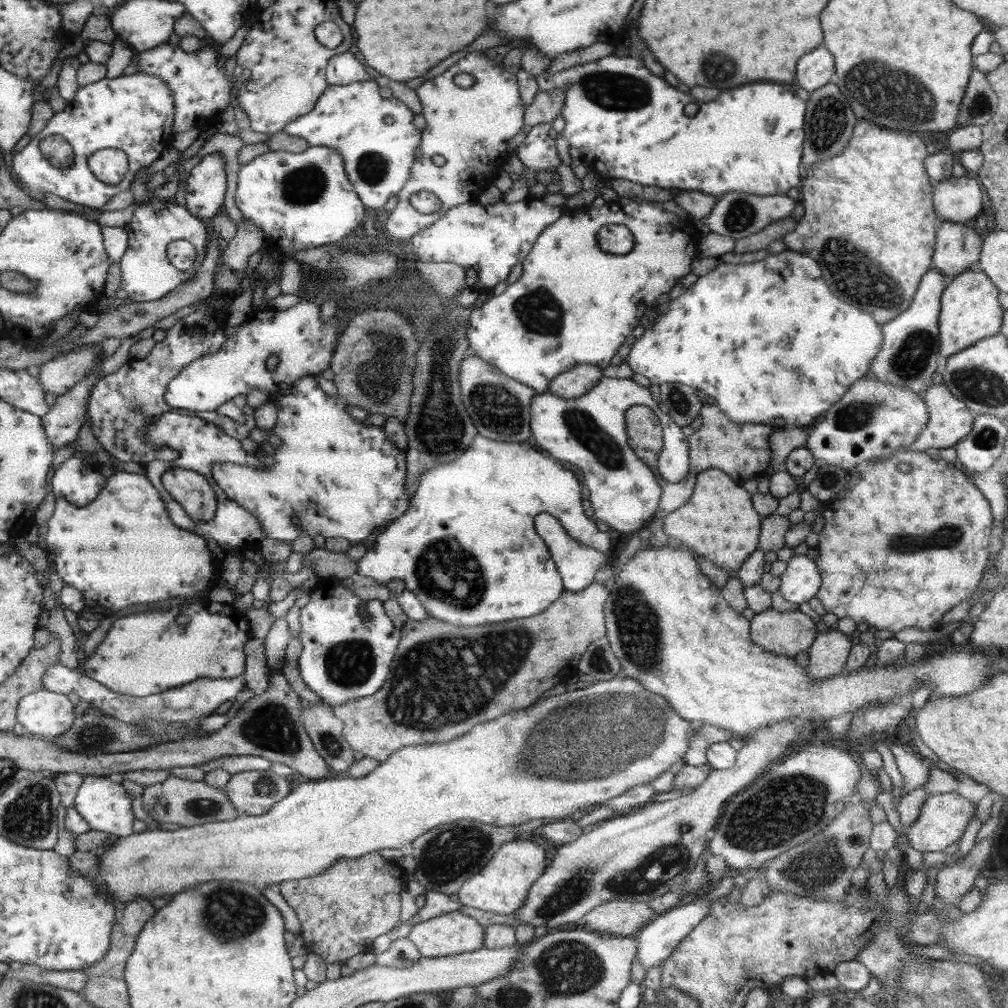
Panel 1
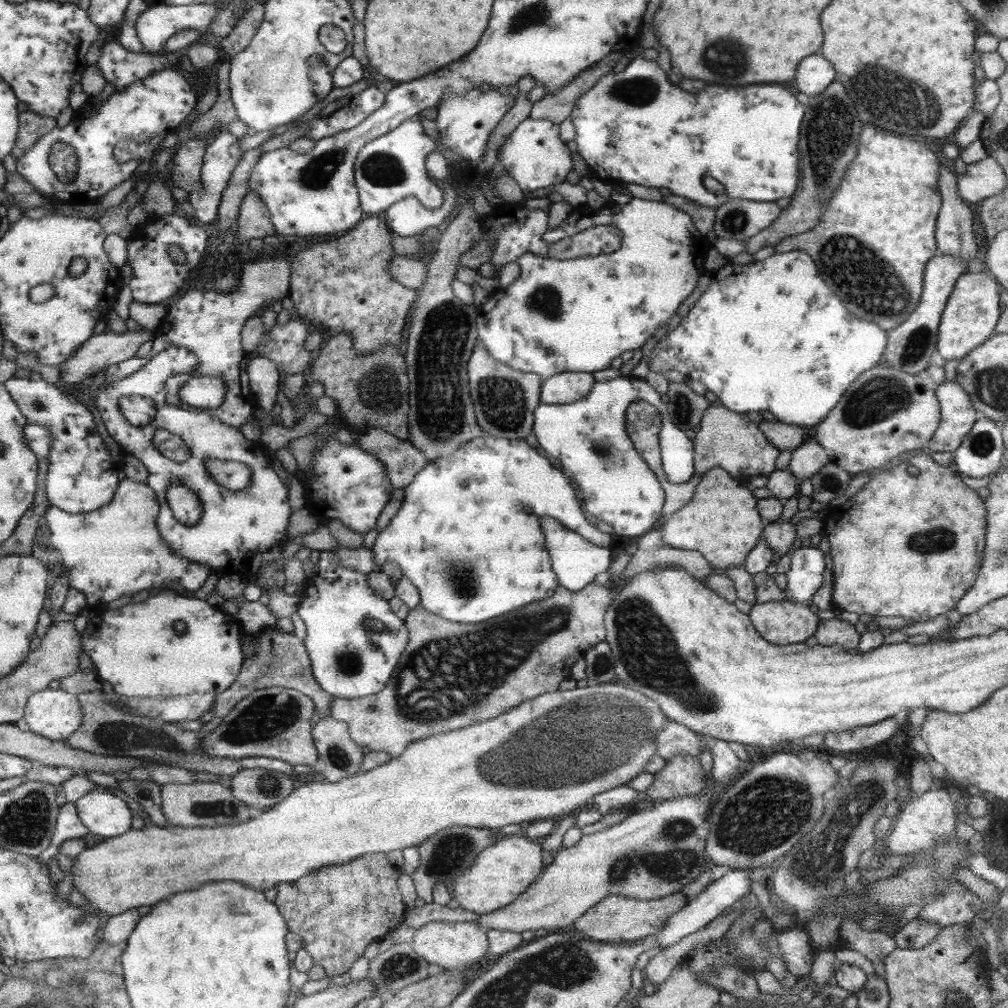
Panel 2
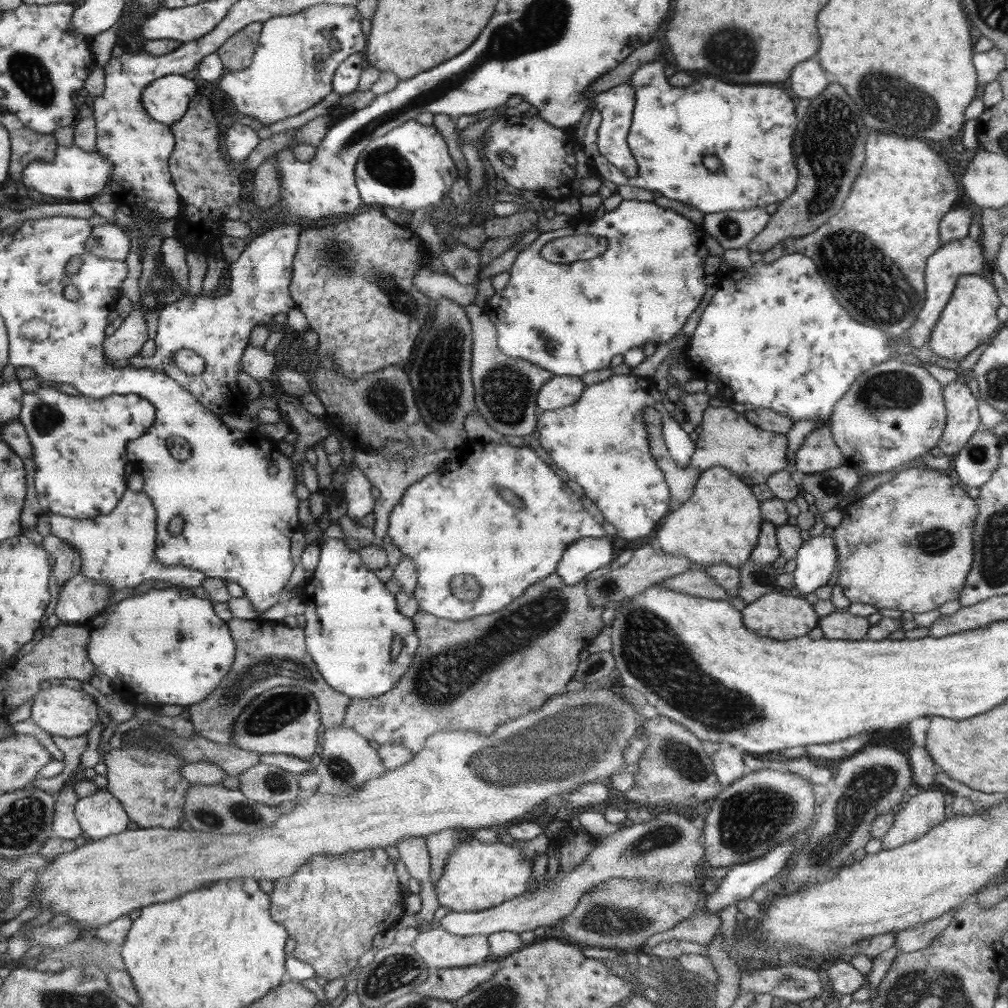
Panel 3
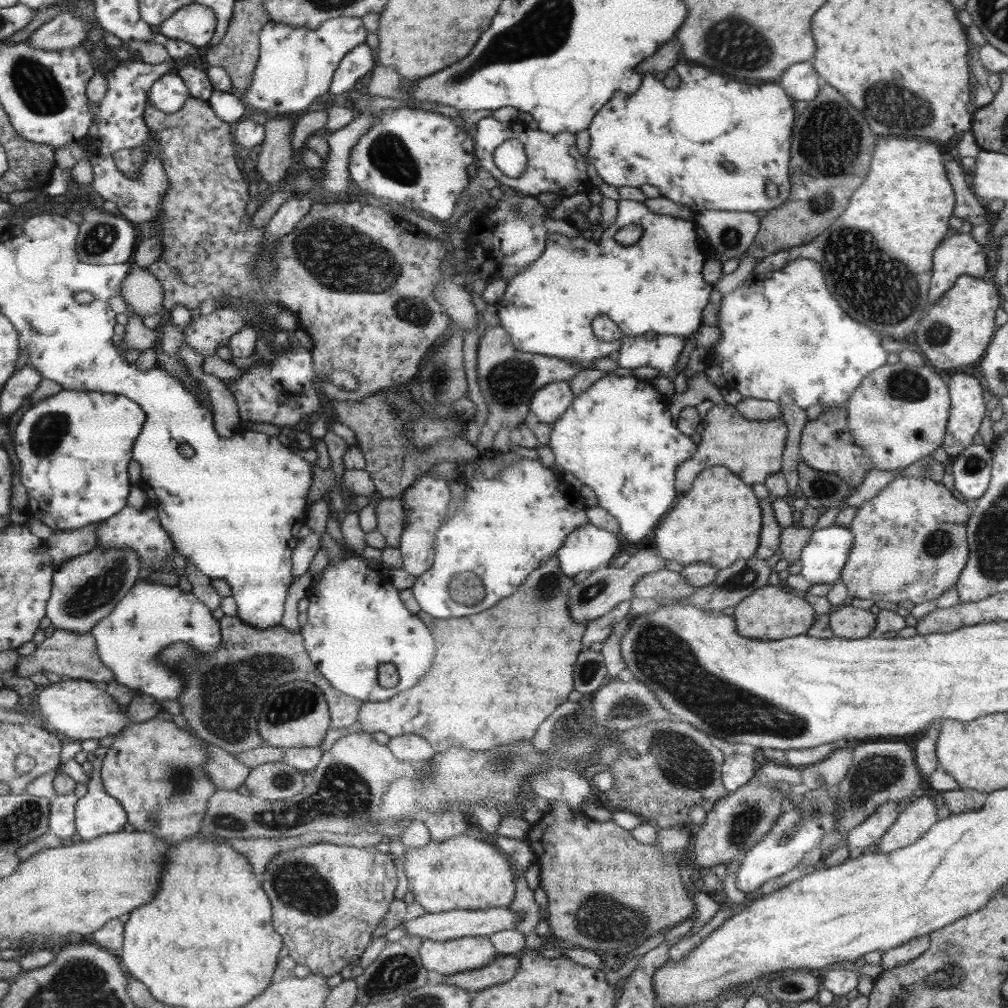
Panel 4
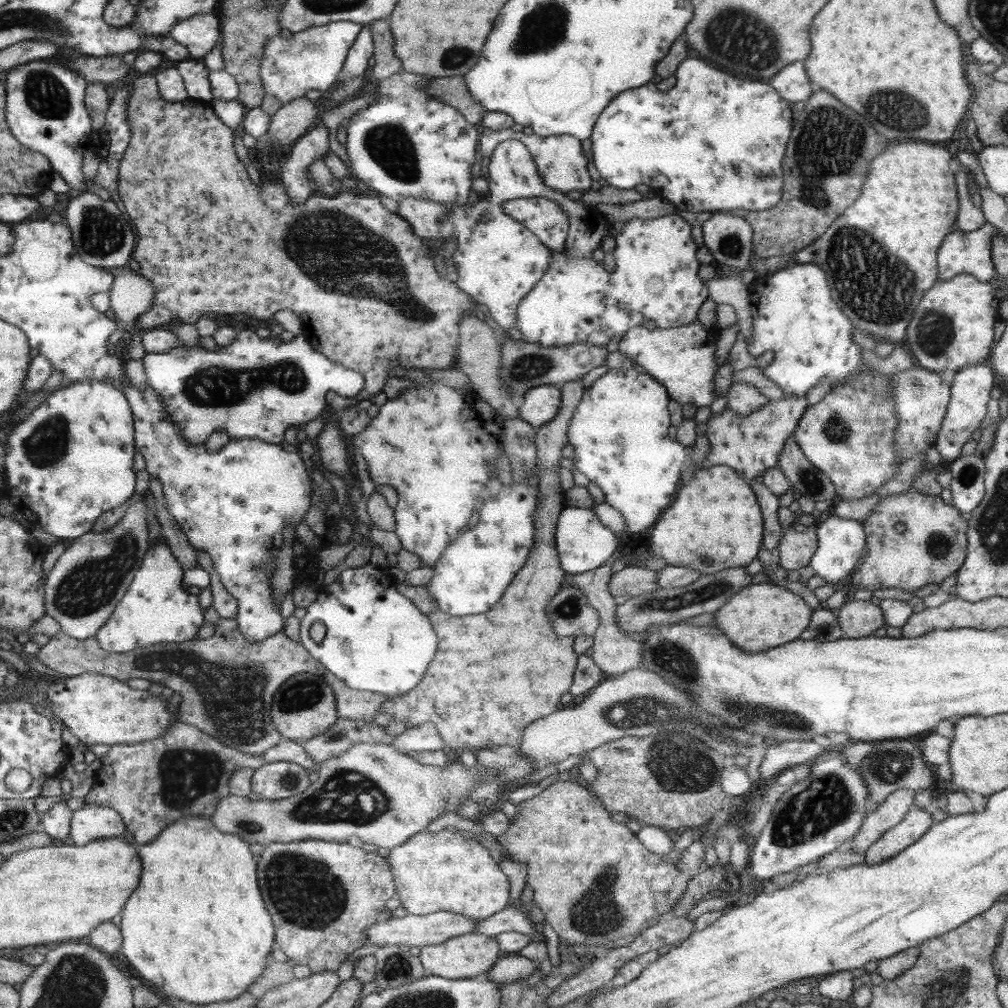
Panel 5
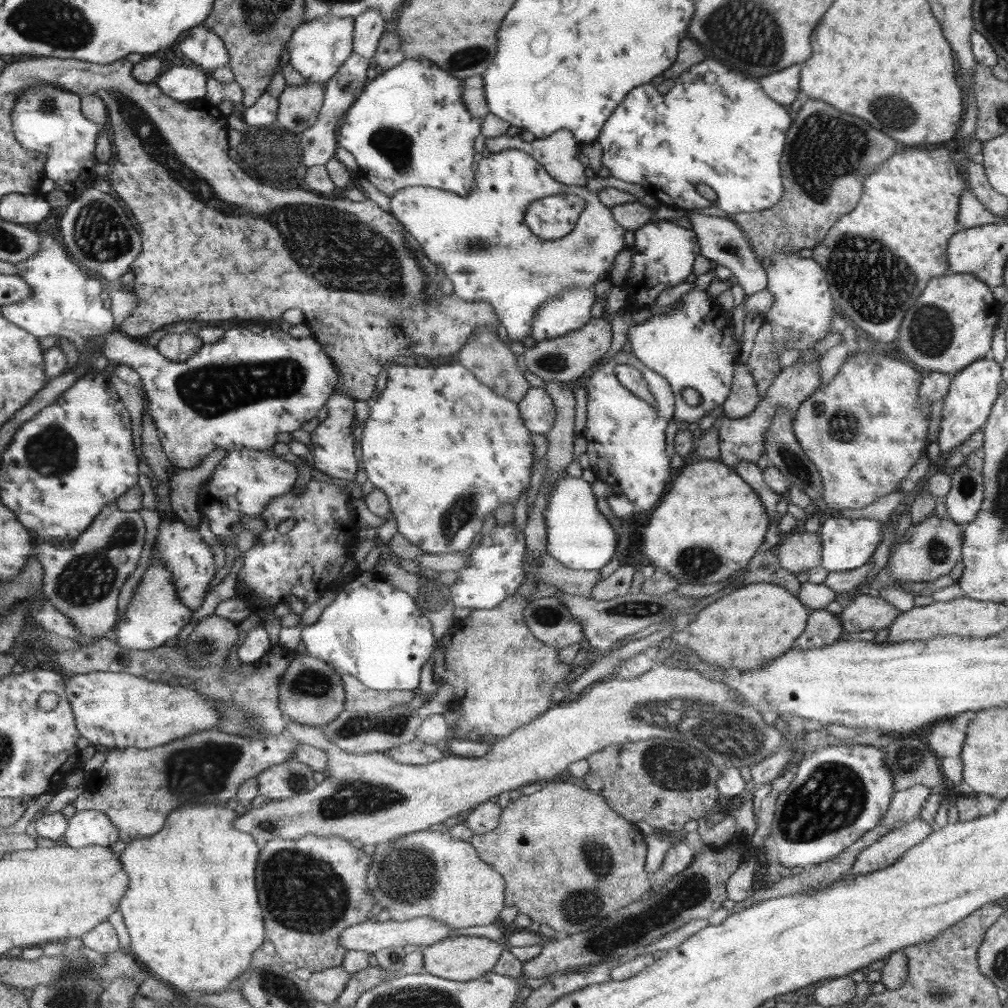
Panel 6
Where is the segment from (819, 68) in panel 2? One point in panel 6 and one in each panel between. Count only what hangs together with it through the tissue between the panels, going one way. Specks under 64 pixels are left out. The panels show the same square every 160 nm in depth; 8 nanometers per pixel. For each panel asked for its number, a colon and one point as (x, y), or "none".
3: (807, 79)
4: (800, 82)
5: (792, 83)
6: (783, 86)

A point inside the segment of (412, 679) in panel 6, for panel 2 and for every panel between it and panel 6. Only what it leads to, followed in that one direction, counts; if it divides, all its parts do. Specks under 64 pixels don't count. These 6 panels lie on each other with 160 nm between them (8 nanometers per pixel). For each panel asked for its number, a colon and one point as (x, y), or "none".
2: (348, 661)
3: (351, 618)
4: (356, 620)
5: (376, 640)

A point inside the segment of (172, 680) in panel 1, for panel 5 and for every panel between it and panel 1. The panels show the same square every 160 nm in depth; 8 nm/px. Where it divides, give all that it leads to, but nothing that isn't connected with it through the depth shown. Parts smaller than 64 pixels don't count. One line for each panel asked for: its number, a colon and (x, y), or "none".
2: (136, 649)
3: (163, 646)
4: (150, 616)
5: (155, 608)

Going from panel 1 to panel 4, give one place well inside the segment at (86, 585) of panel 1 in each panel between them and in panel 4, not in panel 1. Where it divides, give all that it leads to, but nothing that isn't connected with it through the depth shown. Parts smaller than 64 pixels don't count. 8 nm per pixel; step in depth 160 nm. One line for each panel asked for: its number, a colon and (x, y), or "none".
2: (116, 550)
3: (118, 547)
4: (136, 528)

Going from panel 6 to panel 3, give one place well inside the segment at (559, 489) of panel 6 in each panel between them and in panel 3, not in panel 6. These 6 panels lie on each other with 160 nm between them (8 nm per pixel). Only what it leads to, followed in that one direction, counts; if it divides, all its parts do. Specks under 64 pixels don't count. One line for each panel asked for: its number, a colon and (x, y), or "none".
3: (584, 555)
4: (589, 547)
5: (583, 543)

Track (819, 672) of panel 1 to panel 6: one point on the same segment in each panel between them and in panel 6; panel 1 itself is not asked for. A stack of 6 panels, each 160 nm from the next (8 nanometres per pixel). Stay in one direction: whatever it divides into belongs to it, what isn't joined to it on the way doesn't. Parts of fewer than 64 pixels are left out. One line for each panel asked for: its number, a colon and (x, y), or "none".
2: (837, 631)
3: (841, 624)
4: (849, 622)
5: (859, 618)
6: (866, 612)

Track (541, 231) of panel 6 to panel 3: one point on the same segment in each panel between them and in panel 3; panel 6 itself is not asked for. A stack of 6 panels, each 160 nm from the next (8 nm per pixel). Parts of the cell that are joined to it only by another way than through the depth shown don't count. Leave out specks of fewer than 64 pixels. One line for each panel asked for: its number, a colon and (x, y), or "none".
3: (570, 319)
4: (656, 284)
5: (577, 301)

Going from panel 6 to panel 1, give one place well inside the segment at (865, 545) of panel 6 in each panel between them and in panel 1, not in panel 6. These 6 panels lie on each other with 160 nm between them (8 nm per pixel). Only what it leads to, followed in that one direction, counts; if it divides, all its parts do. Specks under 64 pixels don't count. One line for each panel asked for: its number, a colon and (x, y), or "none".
1: (800, 582)
2: (805, 577)
3: (815, 560)
4: (823, 558)
5: (841, 543)

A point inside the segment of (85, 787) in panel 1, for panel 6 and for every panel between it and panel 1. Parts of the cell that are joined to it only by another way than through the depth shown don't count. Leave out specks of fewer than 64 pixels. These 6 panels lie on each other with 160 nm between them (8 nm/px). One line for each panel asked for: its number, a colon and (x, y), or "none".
2: (103, 813)
3: (100, 815)
4: (96, 814)
5: (91, 822)
6: (87, 827)

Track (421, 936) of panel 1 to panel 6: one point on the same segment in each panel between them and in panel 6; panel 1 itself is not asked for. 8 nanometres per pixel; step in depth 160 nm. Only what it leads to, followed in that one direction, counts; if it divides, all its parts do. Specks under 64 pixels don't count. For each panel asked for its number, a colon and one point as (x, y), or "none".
2: (453, 945)
3: (439, 949)
4: (467, 953)
5: (463, 957)
6: (463, 958)

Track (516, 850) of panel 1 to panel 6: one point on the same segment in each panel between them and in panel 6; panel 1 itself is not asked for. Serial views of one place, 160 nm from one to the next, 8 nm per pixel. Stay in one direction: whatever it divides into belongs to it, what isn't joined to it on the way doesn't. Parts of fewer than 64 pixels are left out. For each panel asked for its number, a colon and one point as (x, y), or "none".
2: (505, 869)
3: (477, 876)
4: (462, 872)
5: (444, 870)
6: (427, 873)

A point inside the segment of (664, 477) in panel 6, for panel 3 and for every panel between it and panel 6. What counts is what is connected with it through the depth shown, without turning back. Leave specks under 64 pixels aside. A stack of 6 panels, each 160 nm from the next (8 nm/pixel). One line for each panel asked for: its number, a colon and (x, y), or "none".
3: (601, 442)
4: (619, 437)
5: (621, 430)

